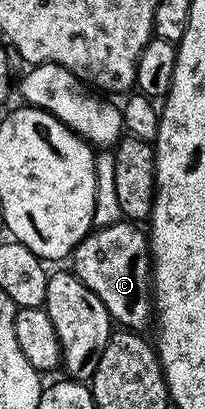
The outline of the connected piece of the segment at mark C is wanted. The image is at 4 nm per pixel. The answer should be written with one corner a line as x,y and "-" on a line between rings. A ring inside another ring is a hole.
118,222
90,231
73,249
71,257
73,275
79,277
83,286
87,286
87,290
97,295
103,306
107,306
110,321
117,323
118,320
117,324
126,330
141,330
141,327
151,320
151,253
146,233
137,228
140,227
133,222

